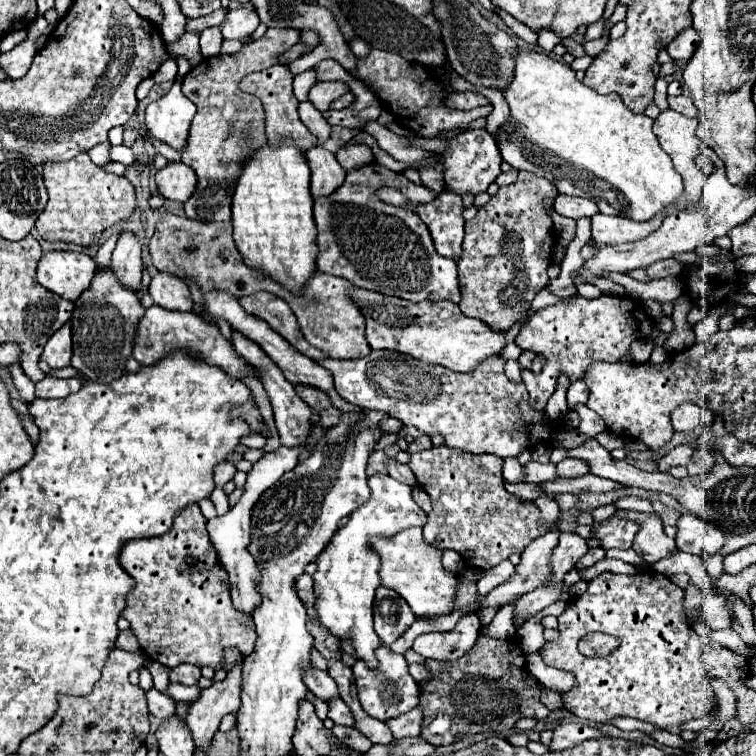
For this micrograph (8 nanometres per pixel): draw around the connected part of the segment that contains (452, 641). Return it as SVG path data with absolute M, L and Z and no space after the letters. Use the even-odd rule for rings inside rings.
M471 612L465 614L451 632L429 632L417 636L413 650L423 656L423 660L457 660L475 644L479 628L479 616Z

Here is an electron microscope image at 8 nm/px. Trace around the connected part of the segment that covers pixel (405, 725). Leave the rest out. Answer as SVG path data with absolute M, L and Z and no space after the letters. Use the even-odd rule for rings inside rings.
M415 706L413 710L405 712L403 716L393 718L393 720L389 720L389 722L385 722L385 724L391 728L391 732L393 732L393 736L395 736L397 740L401 740L401 738L405 738L405 736L421 736L421 724L423 724L421 708Z

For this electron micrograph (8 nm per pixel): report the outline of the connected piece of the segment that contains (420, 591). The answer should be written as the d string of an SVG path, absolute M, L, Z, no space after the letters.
M419 526L403 530L387 540L375 540L373 546L381 556L381 568L379 568L381 584L403 596L417 618L429 620L433 616L451 614L451 610L455 608L459 578L443 568L441 564L443 550L439 550L433 544L427 544L423 540Z

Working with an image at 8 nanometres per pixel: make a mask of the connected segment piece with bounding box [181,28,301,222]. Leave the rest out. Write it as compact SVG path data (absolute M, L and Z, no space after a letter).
M269 28L265 36L245 44L243 50L237 54L231 56L219 54L213 58L203 58L203 62L183 78L183 94L197 107L187 144L181 150L181 162L191 166L197 174L197 190L185 202L185 216L189 220L201 220L201 222L231 220L231 196L233 196L233 184L237 182L241 170L241 160L245 160L259 146L267 144L265 114L261 100L253 98L253 94L243 92L239 88L239 82L251 72L277 64L275 58L281 52L289 50L293 44L297 44L299 36L301 36L299 30L293 28Z

